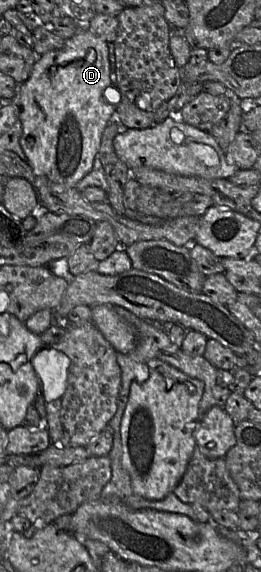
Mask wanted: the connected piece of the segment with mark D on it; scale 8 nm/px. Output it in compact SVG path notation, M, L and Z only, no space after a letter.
M87 27L68 38L58 50L38 56L28 79L16 94L19 120L22 125L21 146L33 170L49 182L76 187L93 168L101 138L107 125L116 121L116 109L123 93L116 83L114 46Z

